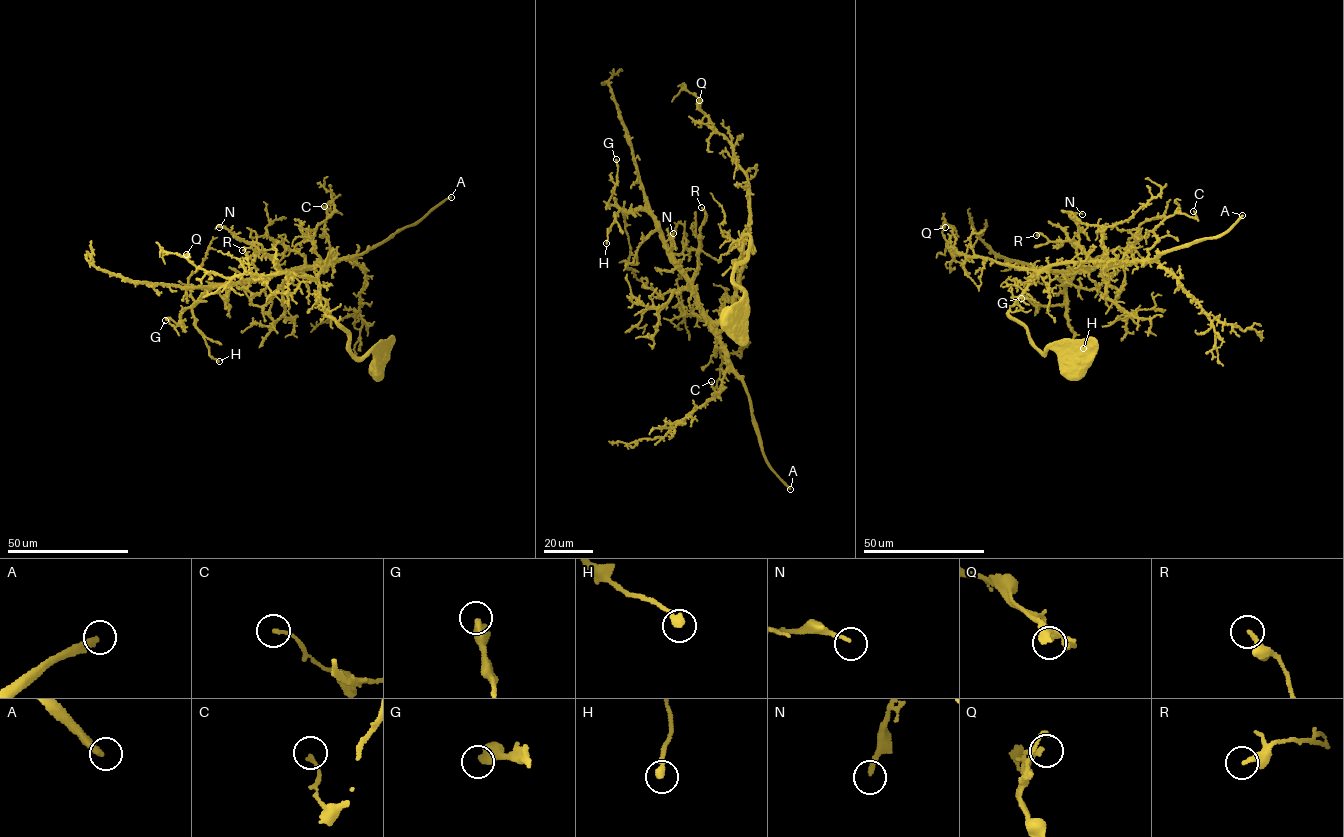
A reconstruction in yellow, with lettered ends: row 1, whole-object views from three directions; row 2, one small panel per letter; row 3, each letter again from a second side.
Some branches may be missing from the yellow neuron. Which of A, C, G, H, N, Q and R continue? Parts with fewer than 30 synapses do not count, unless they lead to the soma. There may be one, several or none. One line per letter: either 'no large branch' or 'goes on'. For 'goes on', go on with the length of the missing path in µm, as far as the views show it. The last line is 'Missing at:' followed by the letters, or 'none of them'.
A: no large branch
C: no large branch
G: no large branch
H: no large branch
N: no large branch
Q: no large branch
R: no large branch
Missing at: none of them

